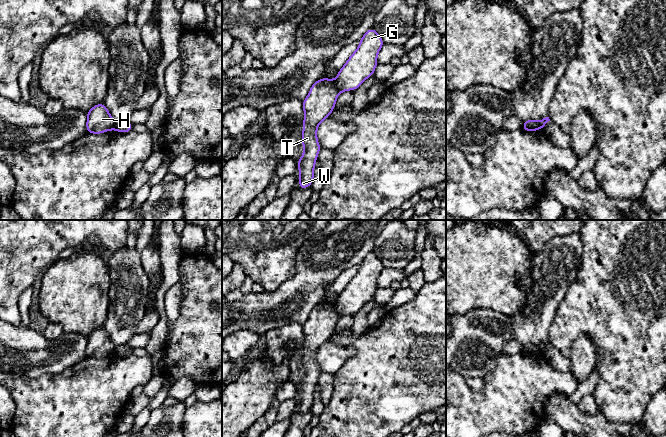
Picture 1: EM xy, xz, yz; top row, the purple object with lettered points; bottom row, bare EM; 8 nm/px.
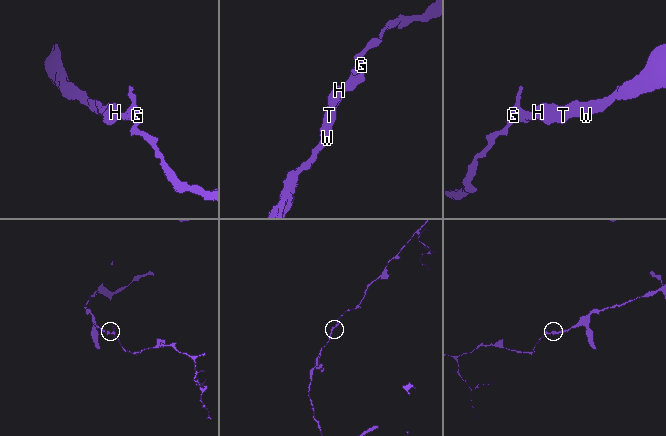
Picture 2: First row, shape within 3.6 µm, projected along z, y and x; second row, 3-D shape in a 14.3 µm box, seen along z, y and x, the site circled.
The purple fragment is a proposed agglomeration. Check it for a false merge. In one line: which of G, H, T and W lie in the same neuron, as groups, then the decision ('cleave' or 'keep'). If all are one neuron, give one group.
G / H T W; cleave

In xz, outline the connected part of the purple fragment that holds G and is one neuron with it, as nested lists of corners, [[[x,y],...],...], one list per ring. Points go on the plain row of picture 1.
[[[374,252],[365,256],[357,274],[353,276],[334,304],[341,316],[356,314],[365,303],[373,300],[378,289],[377,278],[383,269],[383,263]]]

